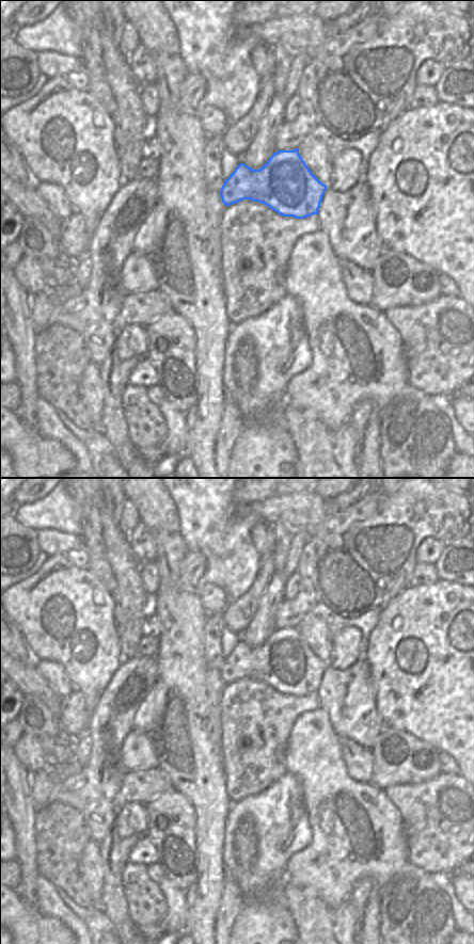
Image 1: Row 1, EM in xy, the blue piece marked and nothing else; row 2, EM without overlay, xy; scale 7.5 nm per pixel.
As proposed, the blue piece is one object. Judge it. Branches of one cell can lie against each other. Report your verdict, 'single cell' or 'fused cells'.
single cell

